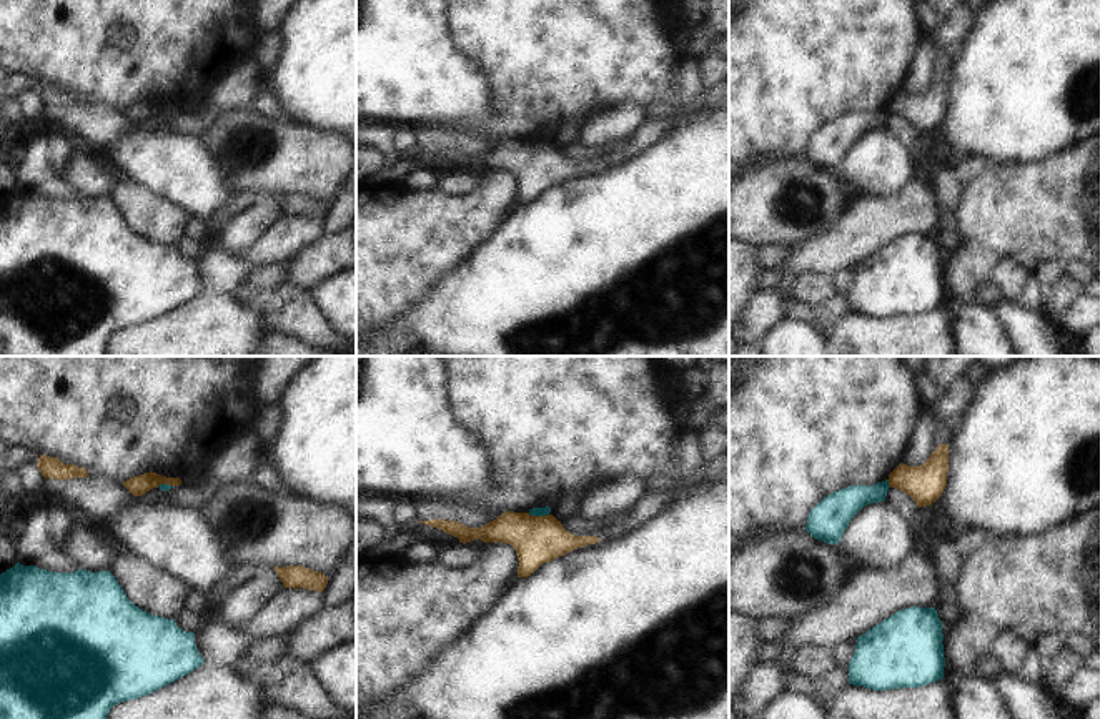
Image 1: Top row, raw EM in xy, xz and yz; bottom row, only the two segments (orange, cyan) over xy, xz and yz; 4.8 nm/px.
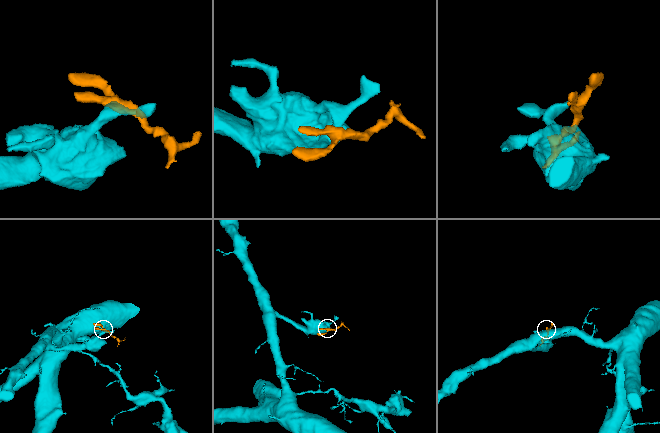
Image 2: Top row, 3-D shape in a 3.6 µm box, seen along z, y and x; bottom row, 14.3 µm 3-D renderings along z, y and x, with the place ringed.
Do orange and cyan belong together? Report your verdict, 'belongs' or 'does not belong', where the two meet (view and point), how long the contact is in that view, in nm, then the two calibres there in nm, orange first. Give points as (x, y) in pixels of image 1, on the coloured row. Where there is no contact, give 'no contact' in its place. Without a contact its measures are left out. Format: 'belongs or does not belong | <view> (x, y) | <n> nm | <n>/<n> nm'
does not belong | xz (538, 516) | 100 nm | 240/50 nm

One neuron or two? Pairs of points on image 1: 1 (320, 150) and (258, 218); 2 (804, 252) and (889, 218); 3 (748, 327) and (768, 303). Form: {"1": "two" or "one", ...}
{"1": "two", "2": "one", "3": "one"}

